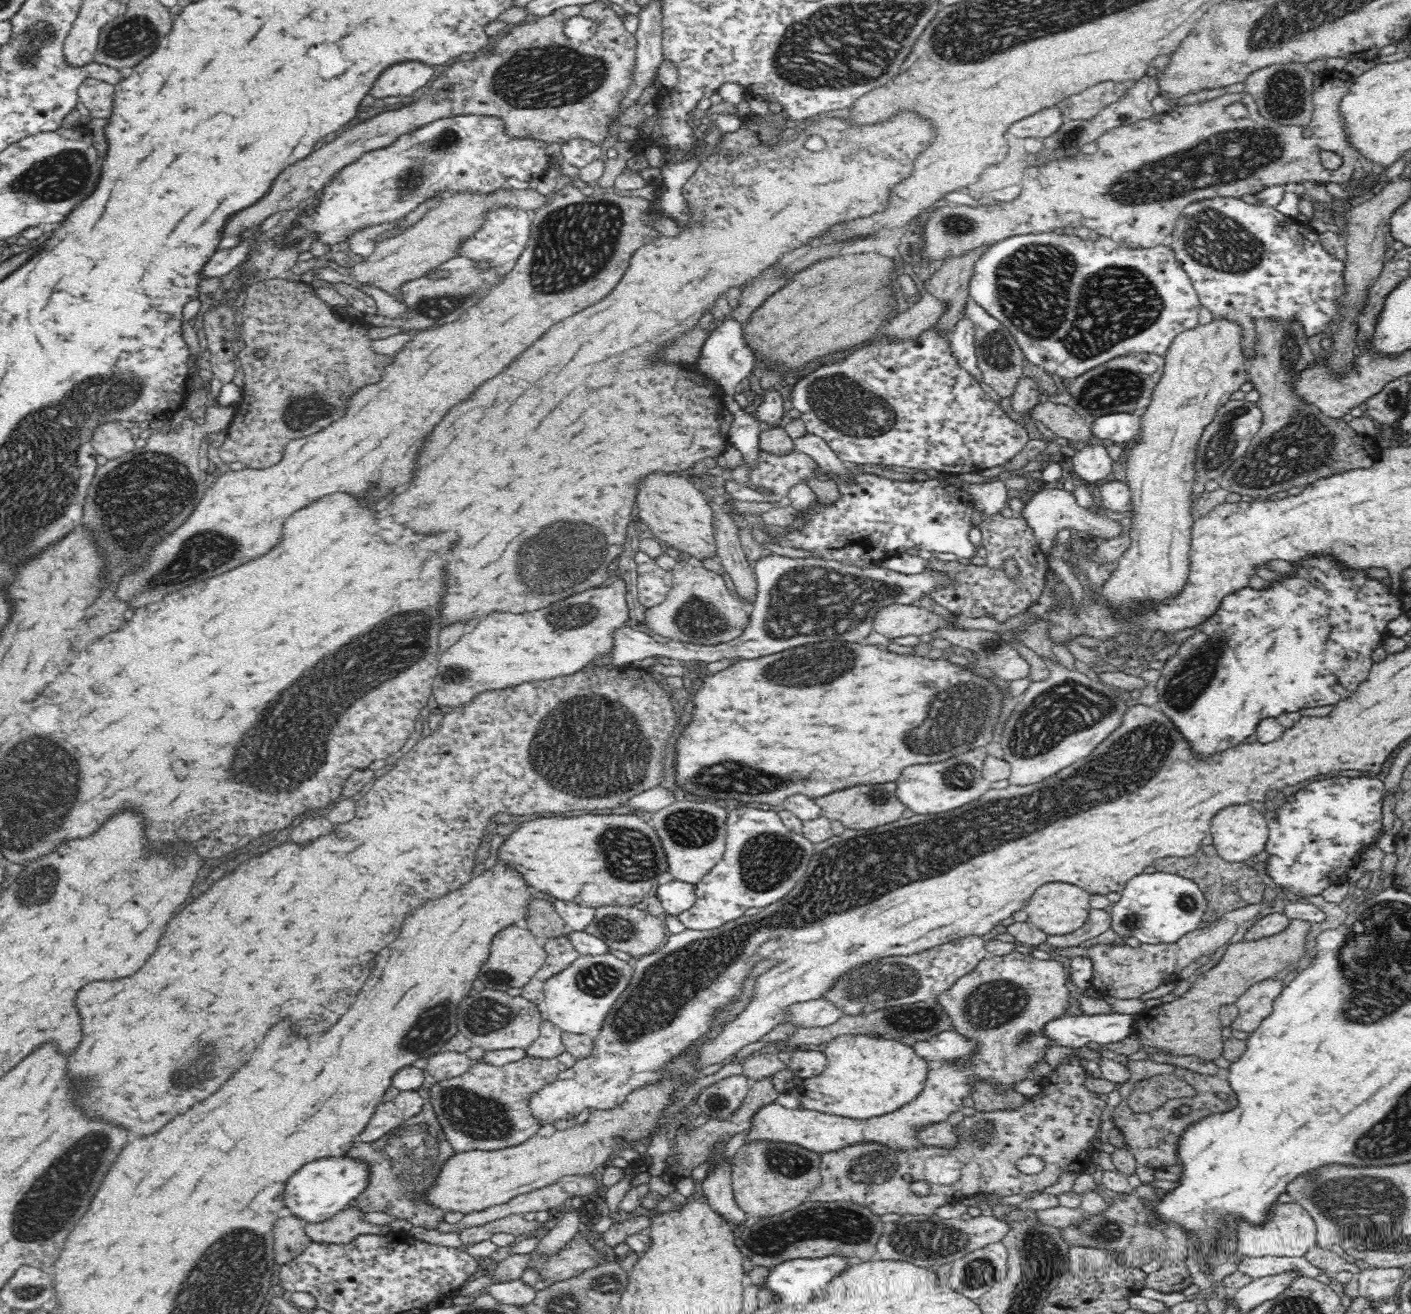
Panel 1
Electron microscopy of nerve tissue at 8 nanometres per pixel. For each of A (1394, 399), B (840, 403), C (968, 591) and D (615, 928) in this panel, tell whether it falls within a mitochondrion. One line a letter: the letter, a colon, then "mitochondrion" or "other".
A: mitochondrion
B: mitochondrion
C: other
D: mitochondrion

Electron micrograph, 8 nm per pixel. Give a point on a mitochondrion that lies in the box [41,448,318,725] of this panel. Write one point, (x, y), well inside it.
(127, 523)

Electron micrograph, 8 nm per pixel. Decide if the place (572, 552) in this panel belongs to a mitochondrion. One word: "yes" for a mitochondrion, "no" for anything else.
yes

